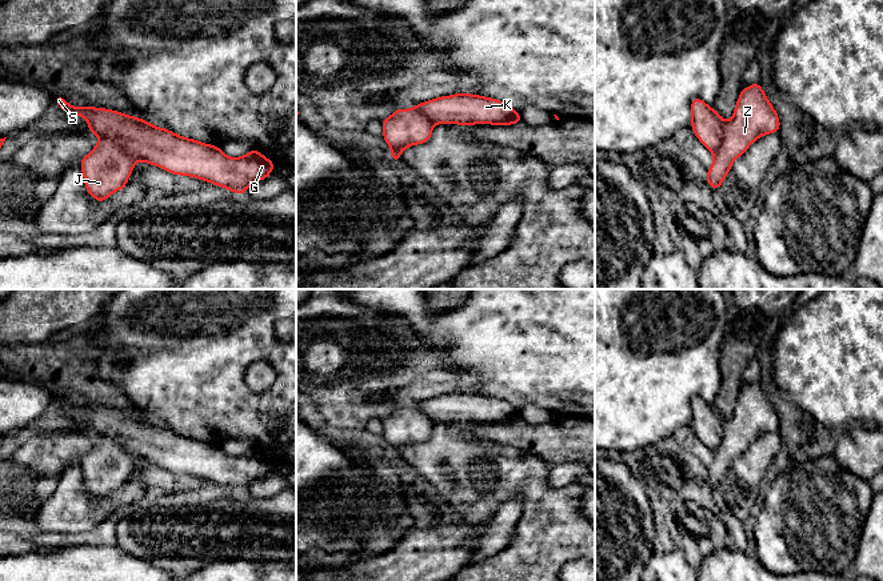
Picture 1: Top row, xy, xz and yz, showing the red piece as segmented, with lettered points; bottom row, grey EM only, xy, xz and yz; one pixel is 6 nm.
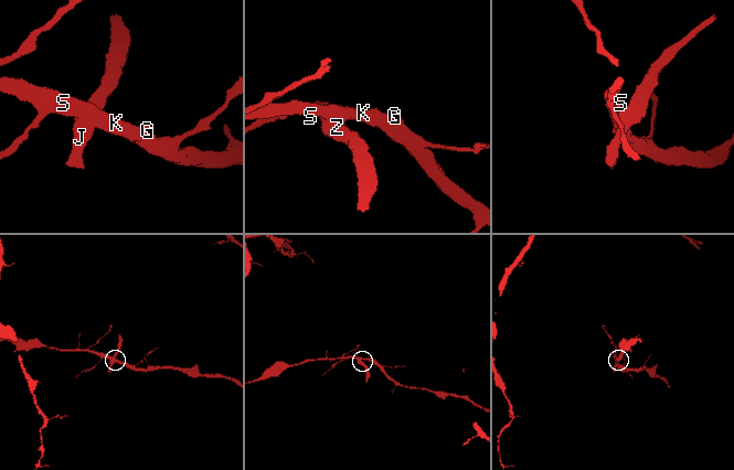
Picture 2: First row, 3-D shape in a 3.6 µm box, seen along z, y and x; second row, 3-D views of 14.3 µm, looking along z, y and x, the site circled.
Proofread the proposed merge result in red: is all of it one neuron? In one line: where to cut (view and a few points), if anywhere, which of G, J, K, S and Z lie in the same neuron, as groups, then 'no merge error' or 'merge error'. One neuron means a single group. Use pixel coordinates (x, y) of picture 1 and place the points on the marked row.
cut xy (100, 139), (108, 139), (119, 144), (135, 160); groups G K S / J Z; merge error

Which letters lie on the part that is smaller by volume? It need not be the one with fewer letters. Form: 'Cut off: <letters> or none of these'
Cut off: J, Z

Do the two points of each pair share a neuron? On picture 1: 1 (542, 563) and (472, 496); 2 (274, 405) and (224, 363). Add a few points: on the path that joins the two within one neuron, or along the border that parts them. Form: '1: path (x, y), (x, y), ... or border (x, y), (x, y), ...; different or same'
1: path (542, 533), (542, 515), (520, 493), (502, 492); same
2: path (258, 405), (254, 405), (227, 379); same

